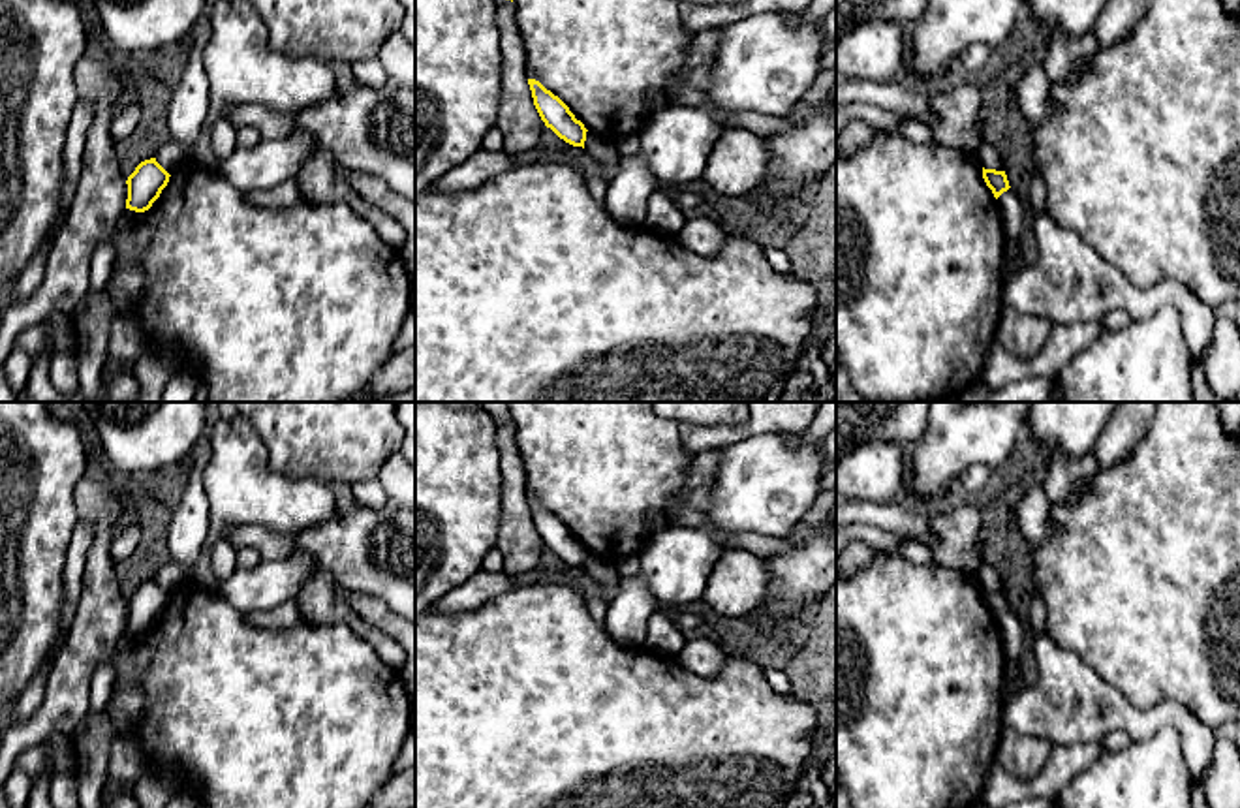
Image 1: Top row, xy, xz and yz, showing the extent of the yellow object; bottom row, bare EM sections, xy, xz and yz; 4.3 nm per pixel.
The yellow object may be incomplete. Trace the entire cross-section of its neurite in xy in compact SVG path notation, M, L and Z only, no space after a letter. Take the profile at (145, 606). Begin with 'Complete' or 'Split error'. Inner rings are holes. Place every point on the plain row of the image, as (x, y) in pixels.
Complete. M156 579L141 583L128 598L126 629L145 633L160 618L169 603L169 594L156 583Z

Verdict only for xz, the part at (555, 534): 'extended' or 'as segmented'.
as segmented

